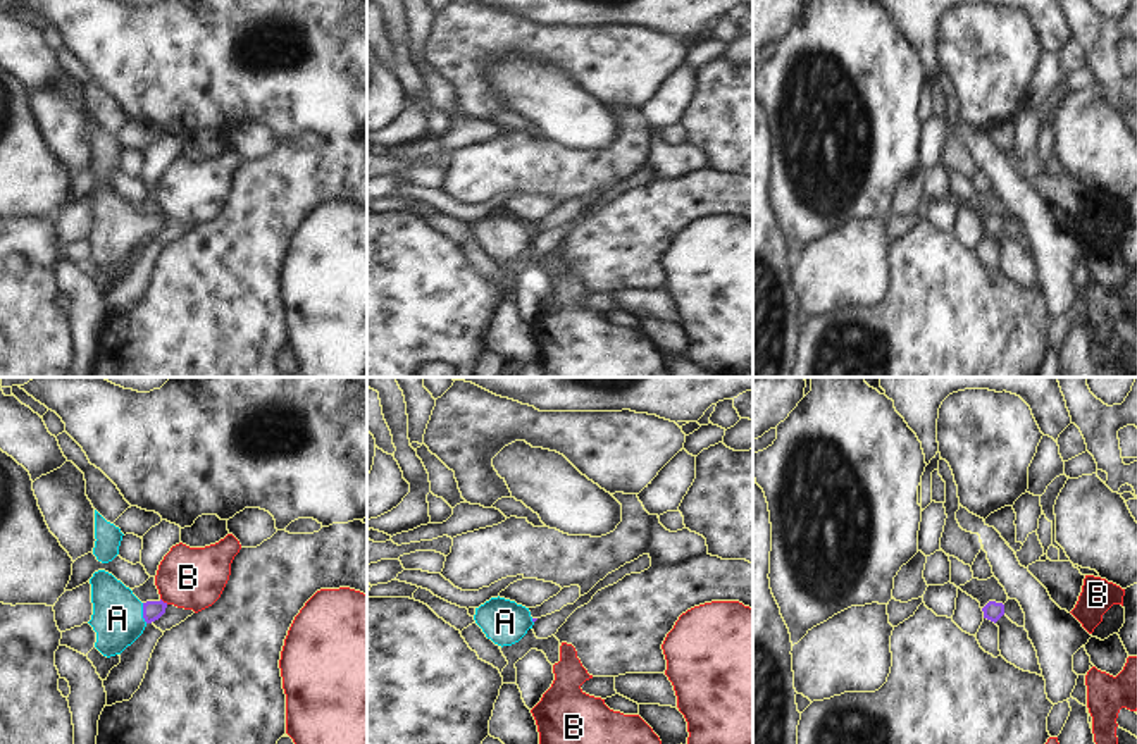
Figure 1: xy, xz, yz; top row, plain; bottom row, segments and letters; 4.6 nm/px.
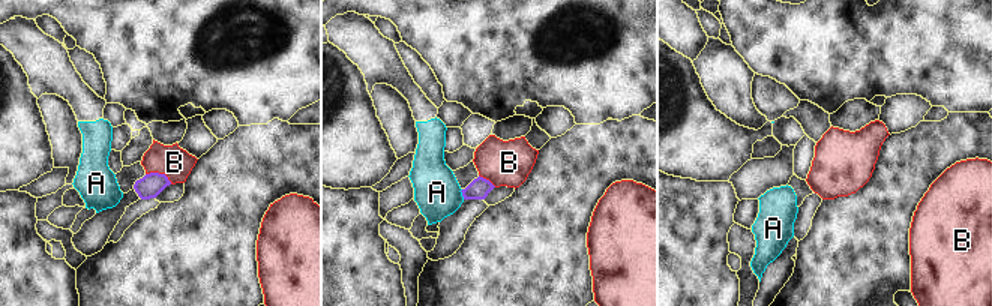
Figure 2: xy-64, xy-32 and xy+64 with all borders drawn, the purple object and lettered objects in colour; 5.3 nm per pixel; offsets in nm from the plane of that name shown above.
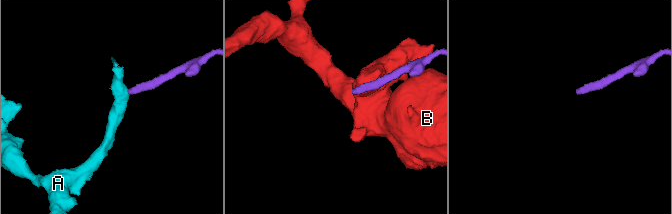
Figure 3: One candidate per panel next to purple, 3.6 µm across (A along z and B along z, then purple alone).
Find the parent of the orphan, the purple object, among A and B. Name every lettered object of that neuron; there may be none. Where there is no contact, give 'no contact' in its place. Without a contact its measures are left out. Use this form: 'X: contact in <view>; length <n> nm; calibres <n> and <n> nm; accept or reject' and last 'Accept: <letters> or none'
A: contact in xy; length 100 nm; calibres 100 and 240 nm; accept
B: contact in xy; length 50 nm; calibres 100 and 280 nm; reject
Accept: A

